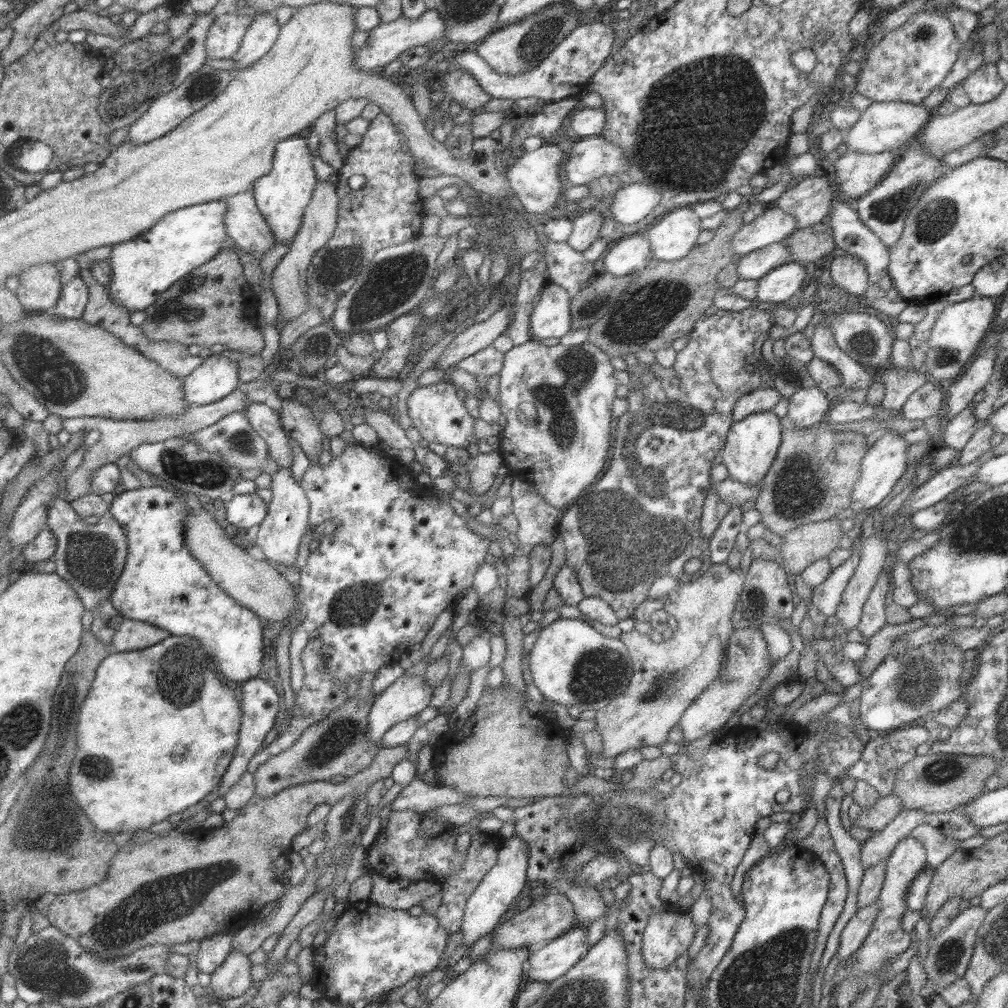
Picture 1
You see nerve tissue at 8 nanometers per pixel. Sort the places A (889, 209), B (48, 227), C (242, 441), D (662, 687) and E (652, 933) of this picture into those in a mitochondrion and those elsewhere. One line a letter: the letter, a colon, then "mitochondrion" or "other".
A: mitochondrion
B: other
C: mitochondrion
D: mitochondrion
E: other

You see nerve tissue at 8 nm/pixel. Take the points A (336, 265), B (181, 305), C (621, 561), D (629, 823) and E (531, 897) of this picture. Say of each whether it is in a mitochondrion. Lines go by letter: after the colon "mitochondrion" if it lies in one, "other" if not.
A: mitochondrion
B: mitochondrion
C: mitochondrion
D: mitochondrion
E: other

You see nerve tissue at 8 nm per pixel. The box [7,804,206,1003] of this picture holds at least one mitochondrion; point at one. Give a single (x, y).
(47, 966)

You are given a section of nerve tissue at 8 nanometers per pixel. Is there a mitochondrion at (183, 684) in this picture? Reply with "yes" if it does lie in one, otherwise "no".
yes

